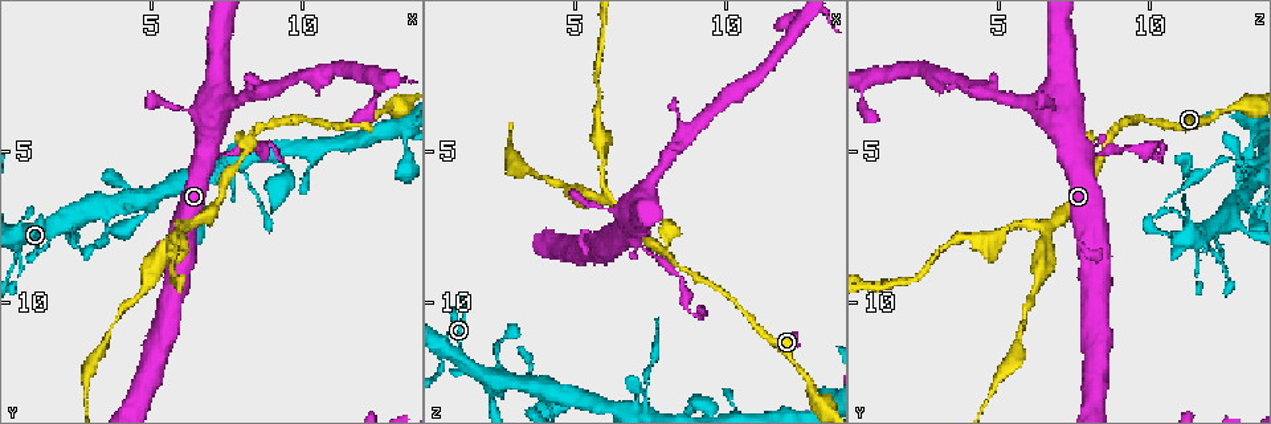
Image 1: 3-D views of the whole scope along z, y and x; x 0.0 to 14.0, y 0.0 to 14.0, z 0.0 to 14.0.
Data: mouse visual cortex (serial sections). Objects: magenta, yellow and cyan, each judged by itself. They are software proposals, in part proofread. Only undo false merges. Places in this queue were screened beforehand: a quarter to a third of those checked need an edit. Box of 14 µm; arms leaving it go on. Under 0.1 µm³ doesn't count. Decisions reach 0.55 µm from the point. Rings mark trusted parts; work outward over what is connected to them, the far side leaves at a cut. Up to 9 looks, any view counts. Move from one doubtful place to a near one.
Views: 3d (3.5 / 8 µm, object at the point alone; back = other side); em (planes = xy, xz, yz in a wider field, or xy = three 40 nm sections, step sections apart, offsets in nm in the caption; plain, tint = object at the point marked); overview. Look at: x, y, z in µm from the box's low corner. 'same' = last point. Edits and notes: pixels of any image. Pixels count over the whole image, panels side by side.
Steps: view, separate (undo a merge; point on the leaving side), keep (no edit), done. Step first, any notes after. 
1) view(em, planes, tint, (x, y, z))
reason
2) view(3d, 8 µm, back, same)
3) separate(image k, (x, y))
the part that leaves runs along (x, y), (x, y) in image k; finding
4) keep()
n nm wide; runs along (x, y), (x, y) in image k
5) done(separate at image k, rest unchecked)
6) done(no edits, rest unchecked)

view(3d, 3.5 µm, (7.7, 5.0, 8.6))
calibre changes

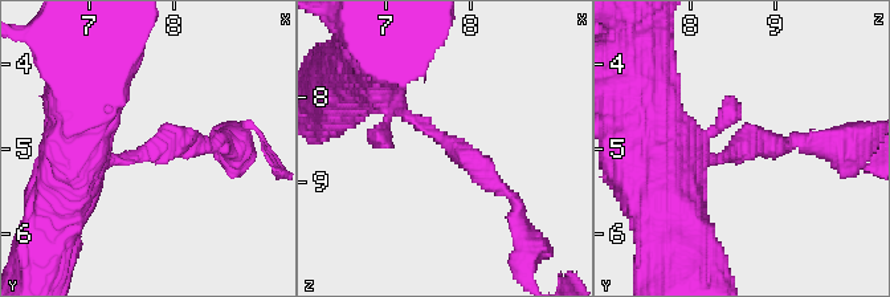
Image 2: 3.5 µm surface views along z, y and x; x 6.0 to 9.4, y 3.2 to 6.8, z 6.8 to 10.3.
view(em, xy, step 3, tint, (7.75, 5.05, 8.55))

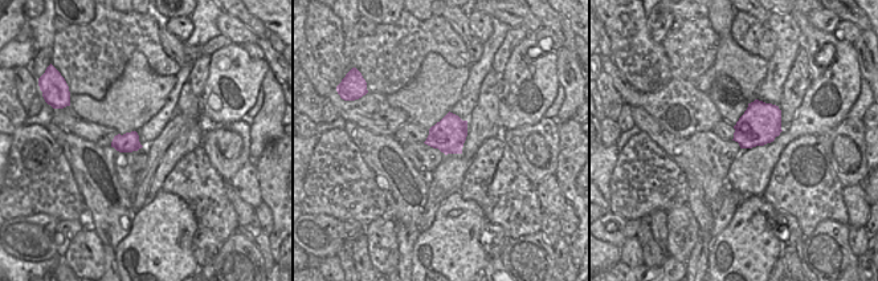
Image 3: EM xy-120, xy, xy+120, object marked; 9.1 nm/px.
separate(image 2, (175, 150))
arms of 250, 300 nm; a second cell is stuck on

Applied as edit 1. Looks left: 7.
view(overview)
see it whole again

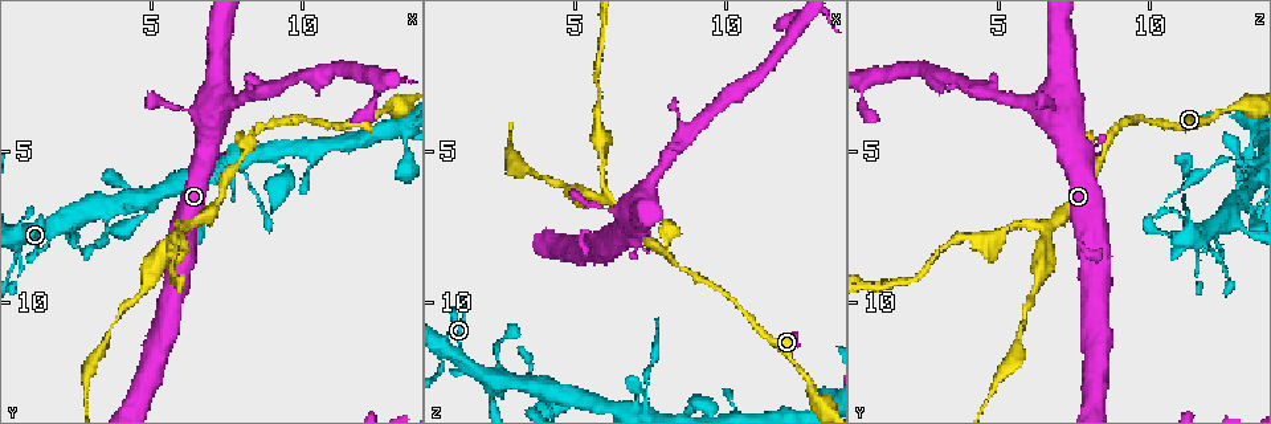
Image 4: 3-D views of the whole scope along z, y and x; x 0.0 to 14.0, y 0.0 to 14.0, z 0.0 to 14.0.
view(3d, 3.5 µm, (7.1, 5.4, 13.1))

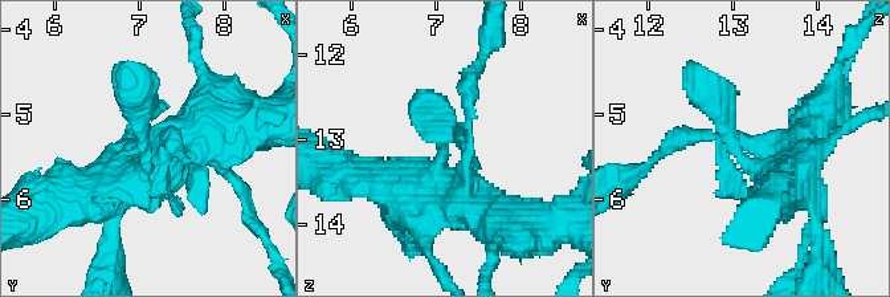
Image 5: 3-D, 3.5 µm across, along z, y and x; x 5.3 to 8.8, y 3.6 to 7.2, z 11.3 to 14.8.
view(em, xy, step 5, tint, (7.10, 5.40, 13.05))
arms of 400, 500 nm; shape alone is not enough

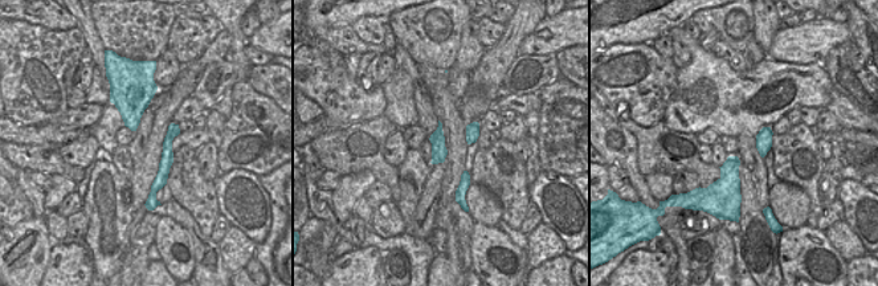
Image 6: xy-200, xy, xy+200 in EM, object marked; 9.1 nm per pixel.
separate(image 5, (741, 187))
140 nm wide; the part that leaves runs along (721, 139), (680, 135), (629, 177) in image 5; two cells meet here

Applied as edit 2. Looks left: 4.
view(3d, 3.5 µm, (6.6, 7.2, 7.0))
three-way junction

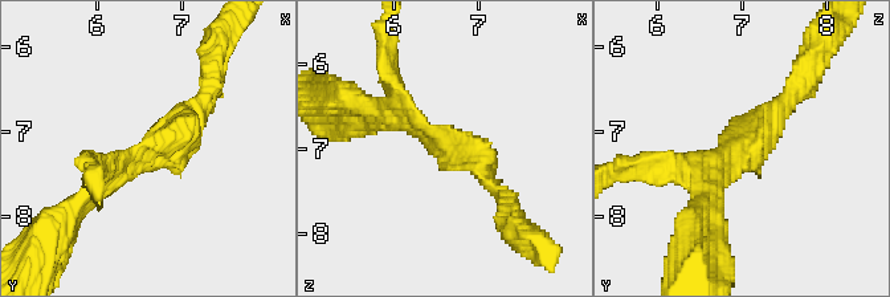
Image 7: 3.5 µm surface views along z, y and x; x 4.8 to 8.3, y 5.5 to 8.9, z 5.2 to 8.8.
view(em, xy, step 5, plain, (6.60, 7.30, 7.00))

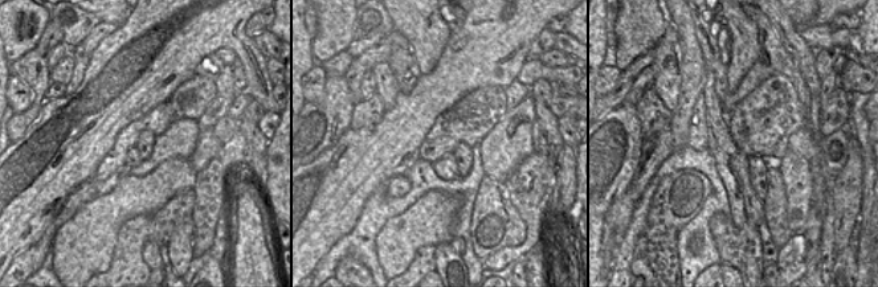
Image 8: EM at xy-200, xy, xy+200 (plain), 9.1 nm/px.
view(em, xy, step 5, tint, same)

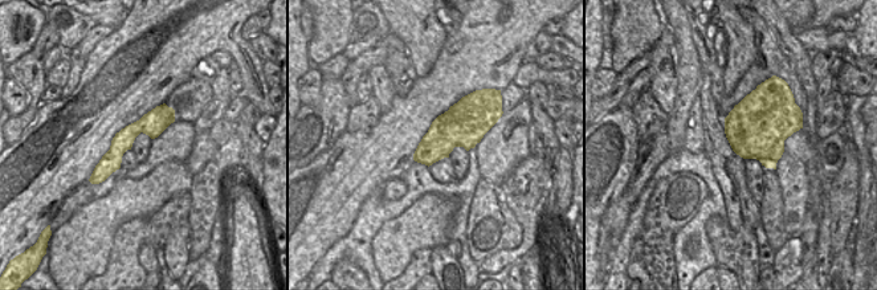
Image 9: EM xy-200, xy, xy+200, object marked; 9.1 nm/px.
keep()
arms of 200, 200, 200 nm; runs along (171, 113), (138, 126), (100, 178) in image 9; all the same cell

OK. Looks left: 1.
done(separate at image 2, separate at image 5, rest unchecked)

